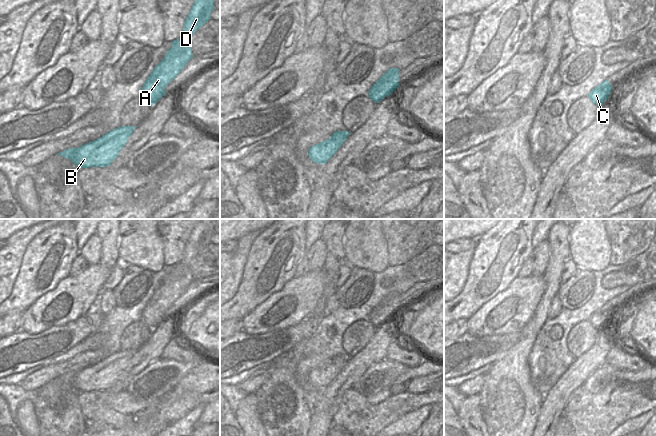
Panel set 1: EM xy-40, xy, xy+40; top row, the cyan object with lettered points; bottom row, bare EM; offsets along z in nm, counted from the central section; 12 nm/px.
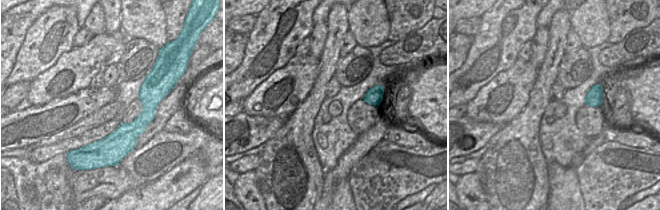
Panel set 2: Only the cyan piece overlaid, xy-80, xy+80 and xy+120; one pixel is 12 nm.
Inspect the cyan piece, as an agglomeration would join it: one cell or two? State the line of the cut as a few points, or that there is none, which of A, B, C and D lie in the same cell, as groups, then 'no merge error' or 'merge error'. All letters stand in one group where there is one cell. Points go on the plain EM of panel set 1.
cut in xy+40 along (611, 310), (598, 311); A B D / C; merge error

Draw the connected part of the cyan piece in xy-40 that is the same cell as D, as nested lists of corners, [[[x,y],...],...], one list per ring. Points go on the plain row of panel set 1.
[[[200,219],[195,224],[185,244],[182,259],[172,266],[172,271],[167,275],[164,283],[145,305],[140,321],[151,330],[167,318],[165,312],[194,281],[189,264],[211,243],[211,236],[215,233],[215,223],[216,219]]]

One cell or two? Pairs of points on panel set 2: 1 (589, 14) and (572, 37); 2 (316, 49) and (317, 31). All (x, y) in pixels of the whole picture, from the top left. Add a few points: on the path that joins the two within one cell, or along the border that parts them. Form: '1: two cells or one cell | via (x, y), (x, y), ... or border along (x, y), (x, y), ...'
1: two cells | border along (571, 29), (578, 36), (582, 45)
2: one cell | via (317, 45), (317, 35)

